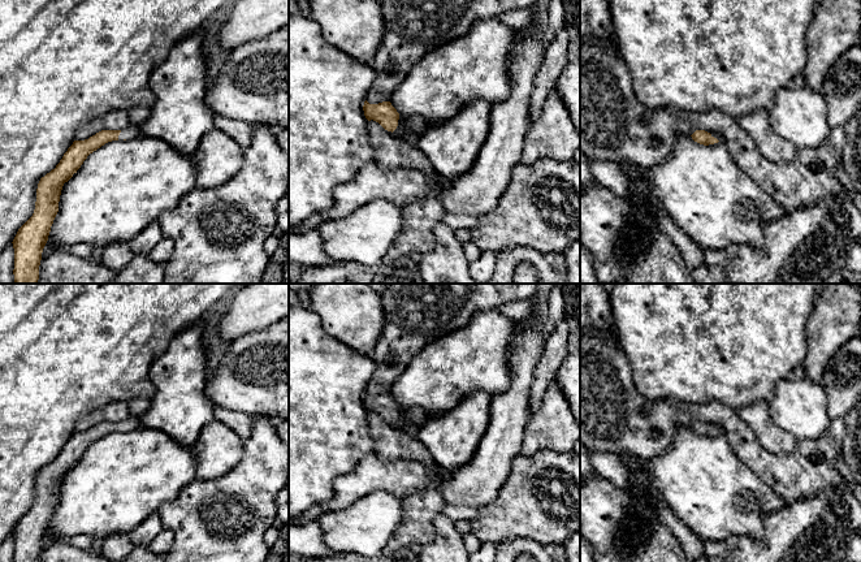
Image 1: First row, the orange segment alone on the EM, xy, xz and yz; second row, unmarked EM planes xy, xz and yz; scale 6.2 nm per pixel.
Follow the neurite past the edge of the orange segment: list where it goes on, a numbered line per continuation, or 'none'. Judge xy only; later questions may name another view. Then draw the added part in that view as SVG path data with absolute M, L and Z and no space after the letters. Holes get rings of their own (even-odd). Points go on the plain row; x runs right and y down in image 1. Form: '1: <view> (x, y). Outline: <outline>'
1: xy (132, 422). Outline: M130 415L126 420L122 420L118 431L133 431L139 427L139 419L135 415Z

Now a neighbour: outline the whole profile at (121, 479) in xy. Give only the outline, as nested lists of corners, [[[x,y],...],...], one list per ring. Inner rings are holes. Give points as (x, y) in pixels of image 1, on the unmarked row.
[[[139,425],[133,431],[108,433],[90,445],[64,475],[48,533],[65,539],[87,535],[99,541],[116,532],[129,535],[195,479],[192,446],[178,444],[165,432]]]

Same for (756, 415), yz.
[[[766,401],[750,403],[740,408],[737,414],[753,431],[760,444],[770,453],[784,455],[795,450],[797,440],[775,424]]]

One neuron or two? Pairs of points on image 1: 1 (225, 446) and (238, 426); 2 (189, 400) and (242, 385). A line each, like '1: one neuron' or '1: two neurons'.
1: two neurons
2: two neurons

